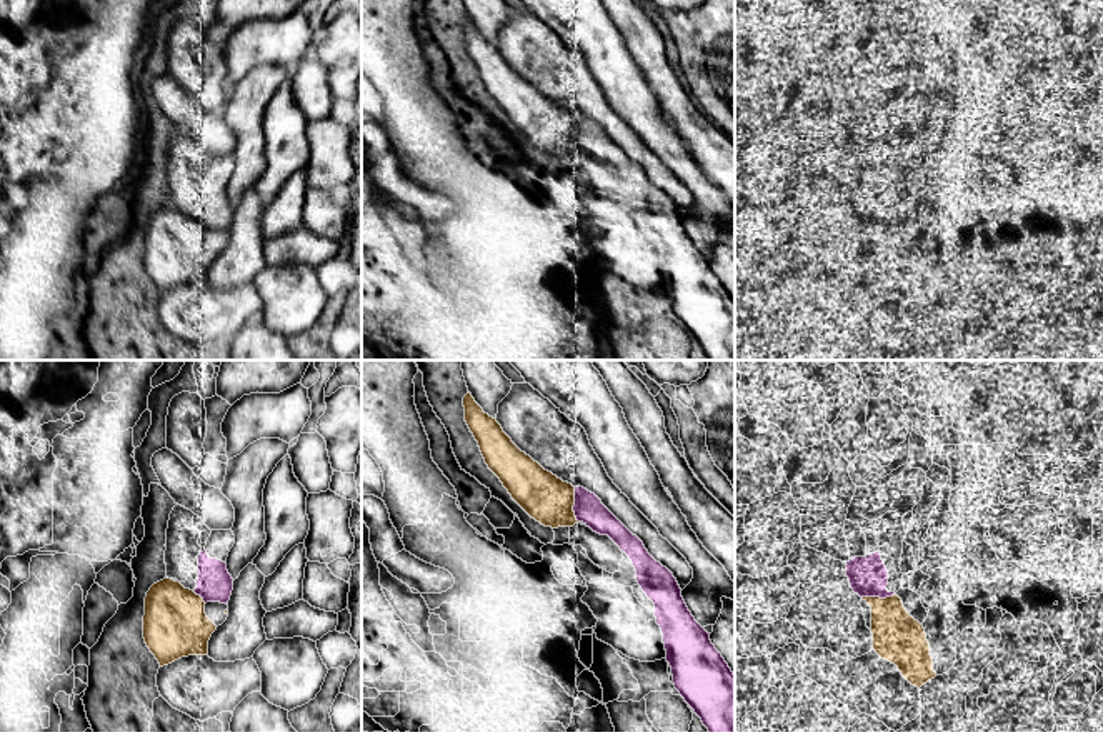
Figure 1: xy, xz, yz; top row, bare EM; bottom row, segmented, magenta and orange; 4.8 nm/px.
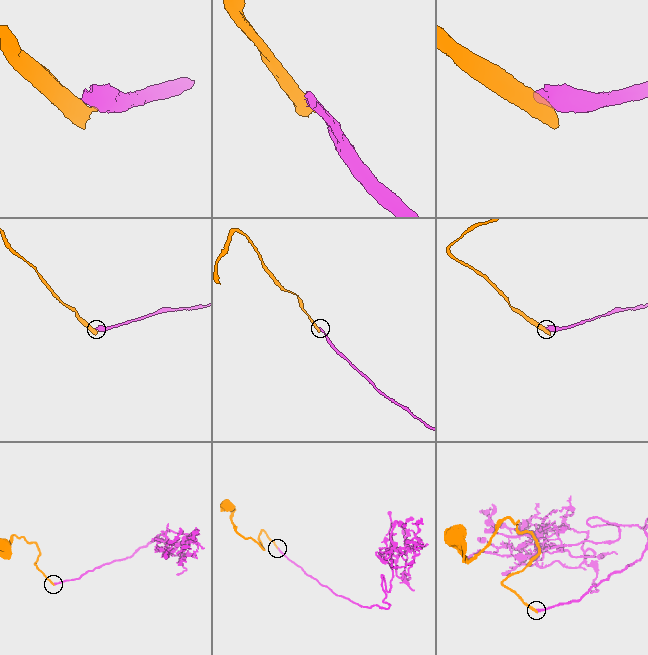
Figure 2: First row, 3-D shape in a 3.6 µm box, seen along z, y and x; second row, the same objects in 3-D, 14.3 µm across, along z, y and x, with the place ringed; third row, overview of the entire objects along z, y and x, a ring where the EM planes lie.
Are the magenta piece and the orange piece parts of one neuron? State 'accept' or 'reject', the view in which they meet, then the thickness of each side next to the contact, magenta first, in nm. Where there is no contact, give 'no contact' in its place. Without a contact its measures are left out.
reject; contact in xz; calibres 140 and 240 nm

